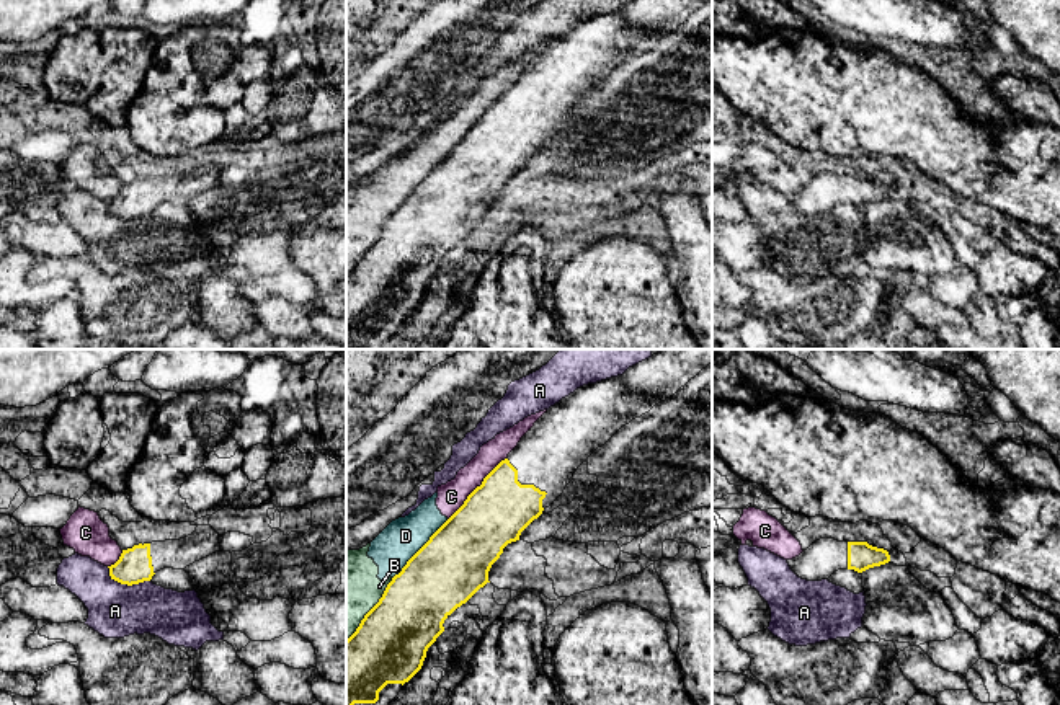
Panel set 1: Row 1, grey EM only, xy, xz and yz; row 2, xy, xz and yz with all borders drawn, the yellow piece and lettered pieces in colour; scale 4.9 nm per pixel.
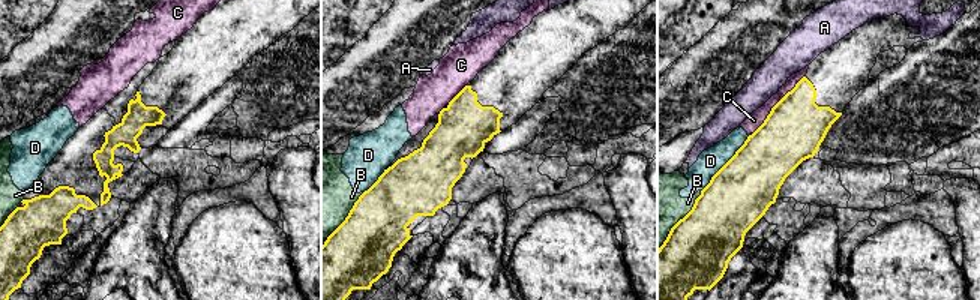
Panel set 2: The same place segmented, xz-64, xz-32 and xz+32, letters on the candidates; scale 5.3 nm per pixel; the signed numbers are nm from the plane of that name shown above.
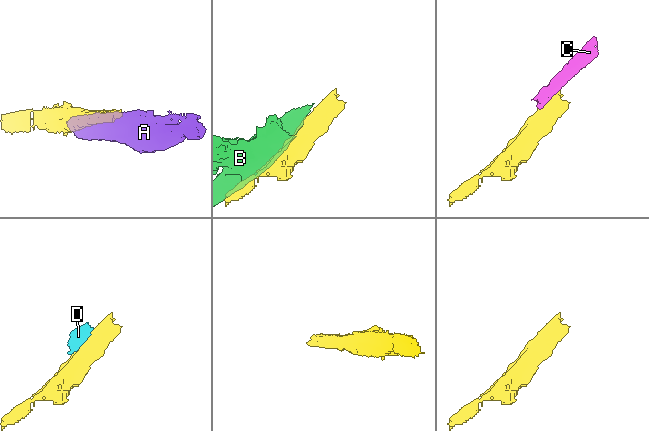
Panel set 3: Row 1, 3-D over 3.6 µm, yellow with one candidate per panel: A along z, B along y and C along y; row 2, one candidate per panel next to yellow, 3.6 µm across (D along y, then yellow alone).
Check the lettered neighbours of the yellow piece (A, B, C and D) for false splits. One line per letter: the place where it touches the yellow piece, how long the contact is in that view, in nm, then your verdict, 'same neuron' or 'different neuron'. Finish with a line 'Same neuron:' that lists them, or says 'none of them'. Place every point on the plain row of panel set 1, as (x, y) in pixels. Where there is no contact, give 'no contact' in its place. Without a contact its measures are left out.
A: xy (126, 217) | 220 nm | different neuron
B: xz (371, 243) | 380 nm | different neuron
C: xz (476, 123) | 420 nm | different neuron
D: xz (420, 183) | 400 nm | different neuron
Same neuron: none of them

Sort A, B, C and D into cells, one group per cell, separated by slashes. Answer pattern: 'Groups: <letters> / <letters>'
Groups: A / B C D

